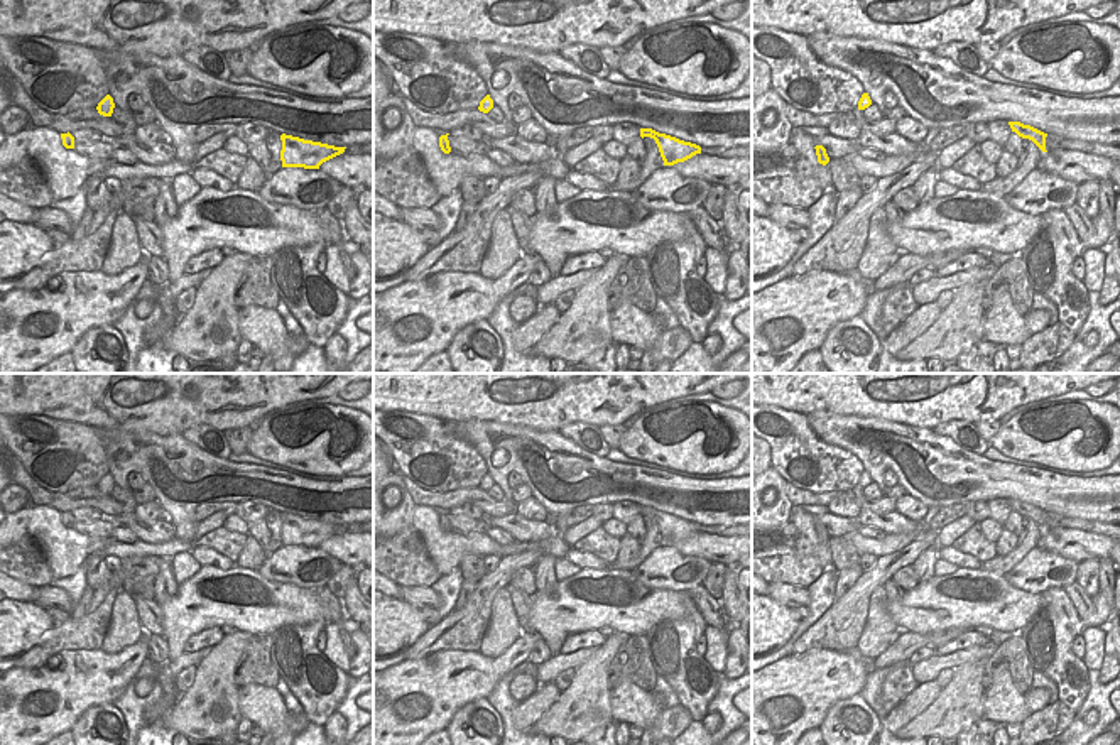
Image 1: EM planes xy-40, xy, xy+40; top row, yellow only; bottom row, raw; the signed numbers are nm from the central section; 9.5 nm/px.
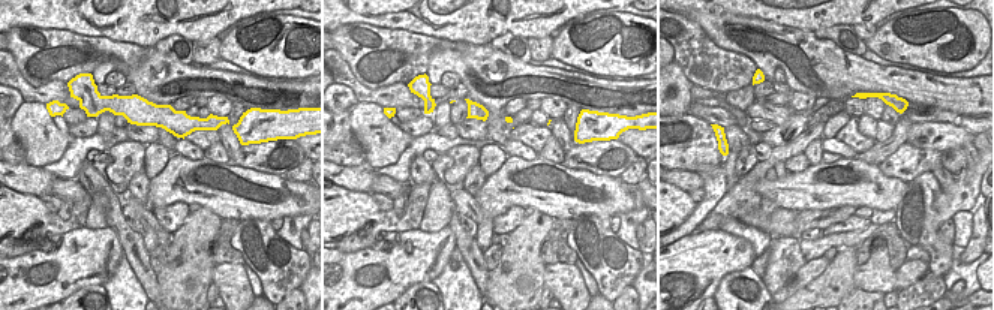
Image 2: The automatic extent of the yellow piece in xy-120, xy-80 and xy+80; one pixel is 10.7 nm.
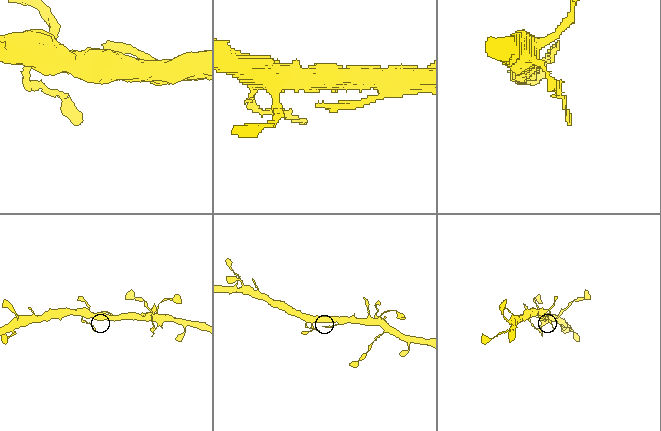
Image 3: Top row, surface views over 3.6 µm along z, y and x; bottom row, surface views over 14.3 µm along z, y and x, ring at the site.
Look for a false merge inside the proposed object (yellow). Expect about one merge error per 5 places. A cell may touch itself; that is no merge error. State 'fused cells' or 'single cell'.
single cell

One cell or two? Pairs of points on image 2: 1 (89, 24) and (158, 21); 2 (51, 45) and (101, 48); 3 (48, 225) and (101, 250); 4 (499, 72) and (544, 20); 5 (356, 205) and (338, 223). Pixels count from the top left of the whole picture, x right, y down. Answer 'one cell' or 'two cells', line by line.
1: one cell
2: one cell
3: two cells
4: two cells
5: one cell

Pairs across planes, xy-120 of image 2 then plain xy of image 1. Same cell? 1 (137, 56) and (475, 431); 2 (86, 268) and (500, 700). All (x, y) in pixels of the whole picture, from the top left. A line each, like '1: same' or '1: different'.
1: different
2: different

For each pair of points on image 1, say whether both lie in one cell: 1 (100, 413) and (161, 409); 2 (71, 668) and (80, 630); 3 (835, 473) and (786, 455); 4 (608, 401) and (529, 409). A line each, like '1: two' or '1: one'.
1: one
2: two
3: one
4: one

